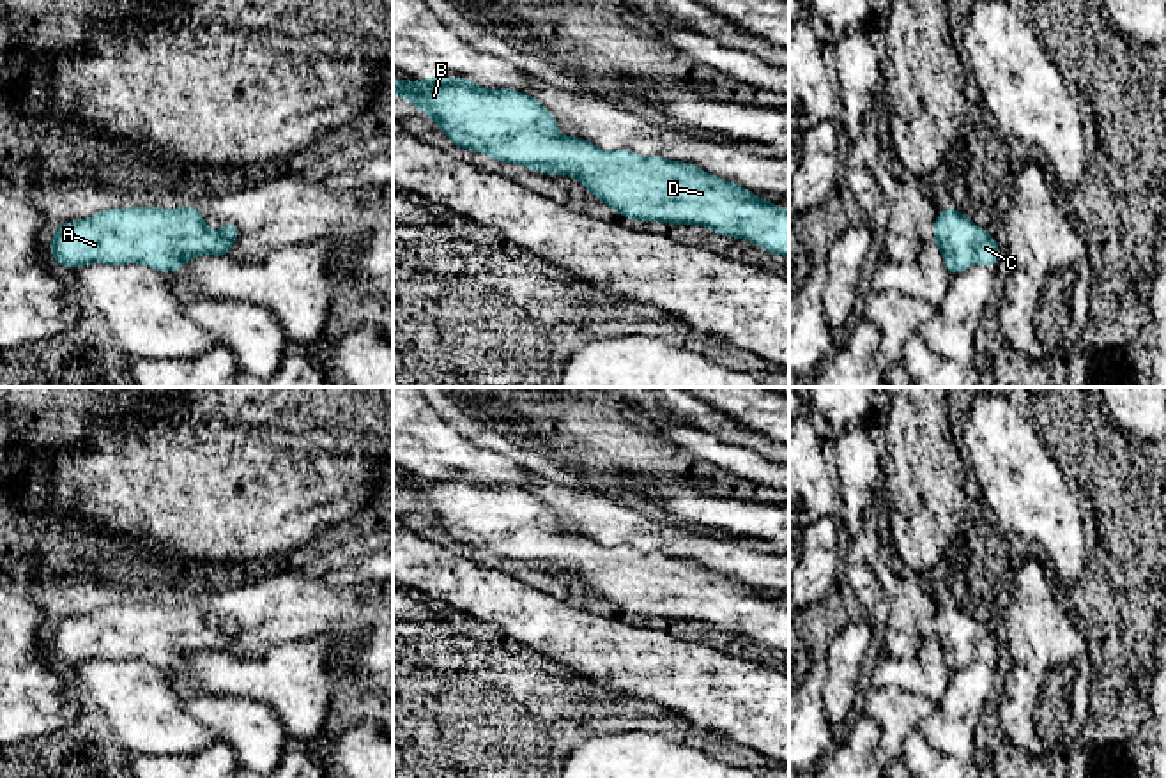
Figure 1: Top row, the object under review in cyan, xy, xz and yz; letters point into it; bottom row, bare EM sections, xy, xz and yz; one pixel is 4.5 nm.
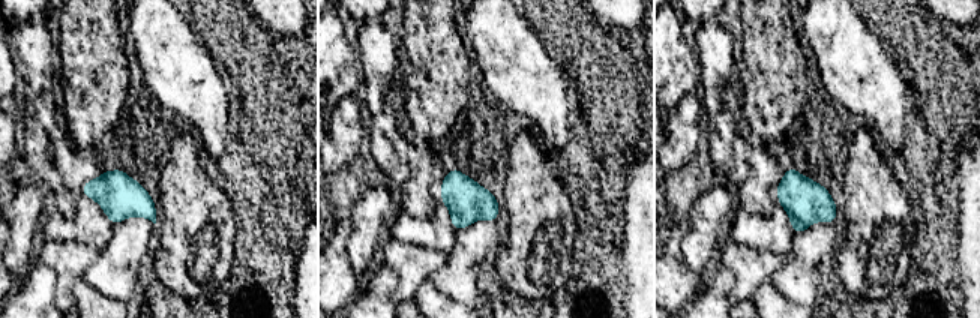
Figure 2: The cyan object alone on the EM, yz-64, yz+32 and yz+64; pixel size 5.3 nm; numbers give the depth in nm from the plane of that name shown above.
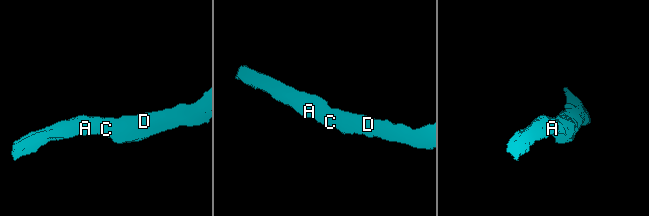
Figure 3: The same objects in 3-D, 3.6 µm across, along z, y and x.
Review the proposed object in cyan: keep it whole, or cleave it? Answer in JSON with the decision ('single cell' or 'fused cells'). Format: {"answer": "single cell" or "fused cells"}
{"answer": "single cell"}

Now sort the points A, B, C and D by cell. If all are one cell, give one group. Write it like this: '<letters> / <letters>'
A B C D

